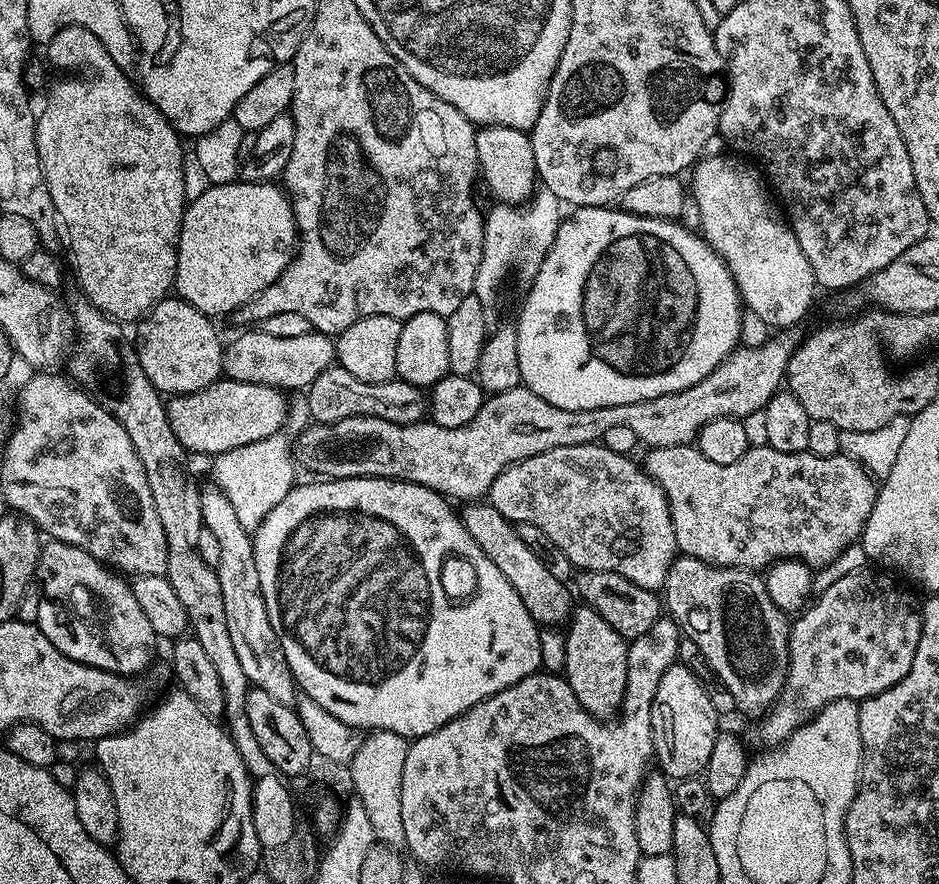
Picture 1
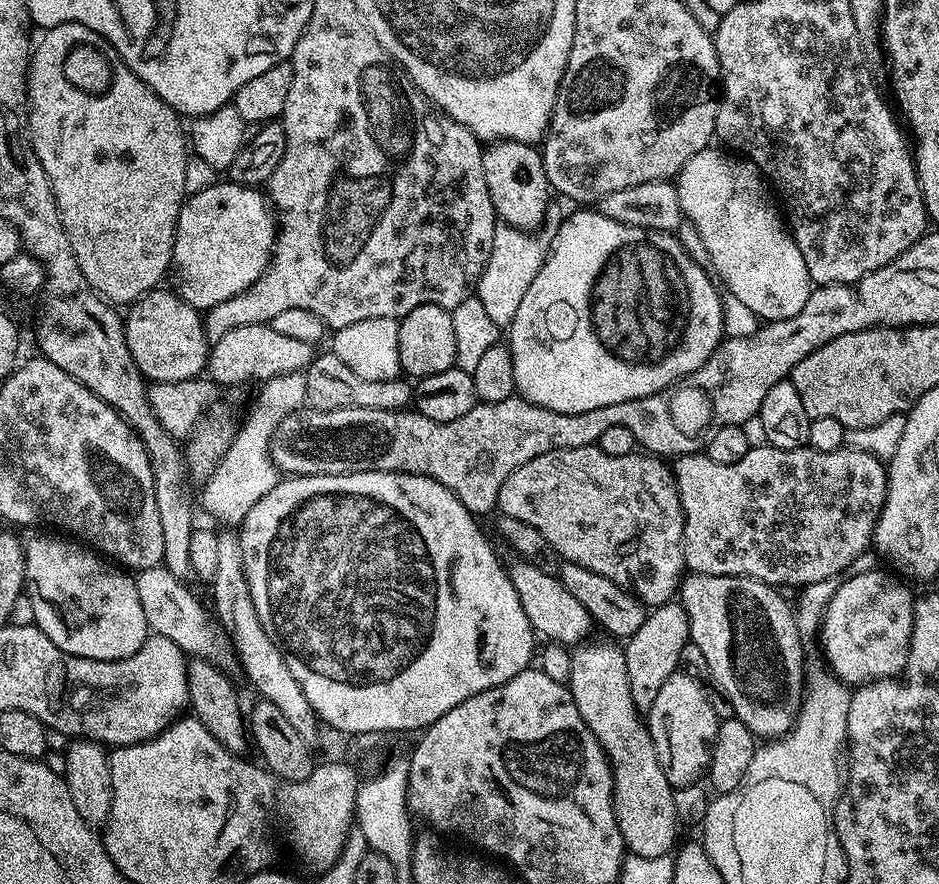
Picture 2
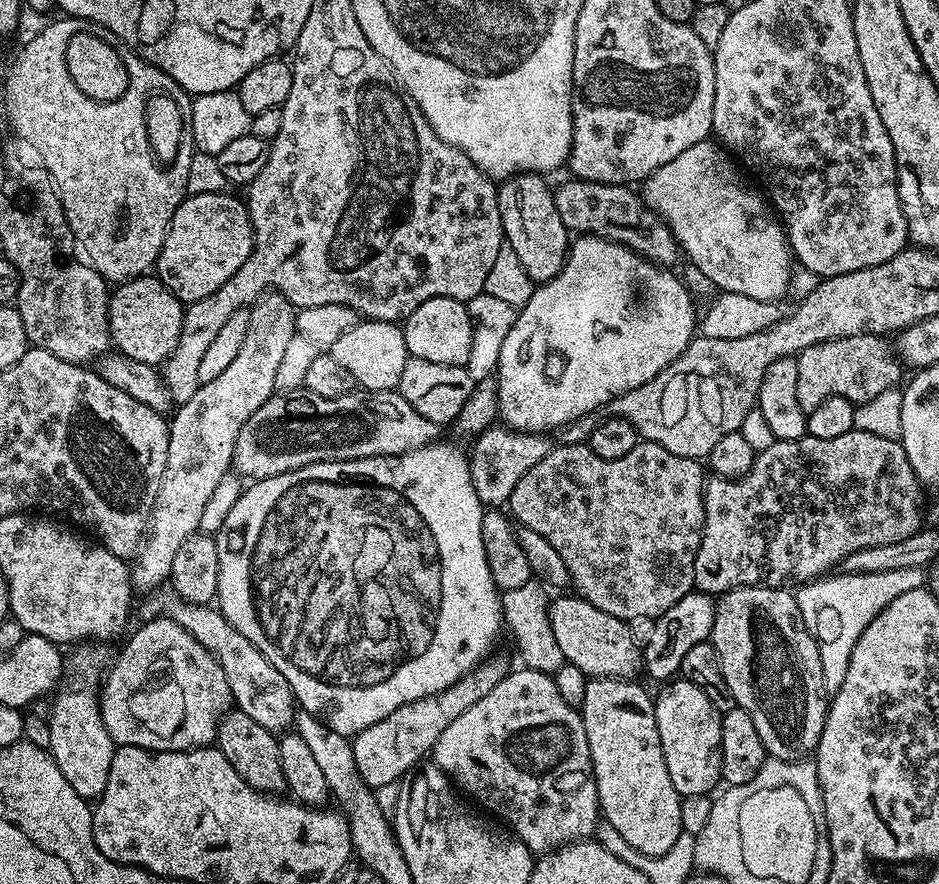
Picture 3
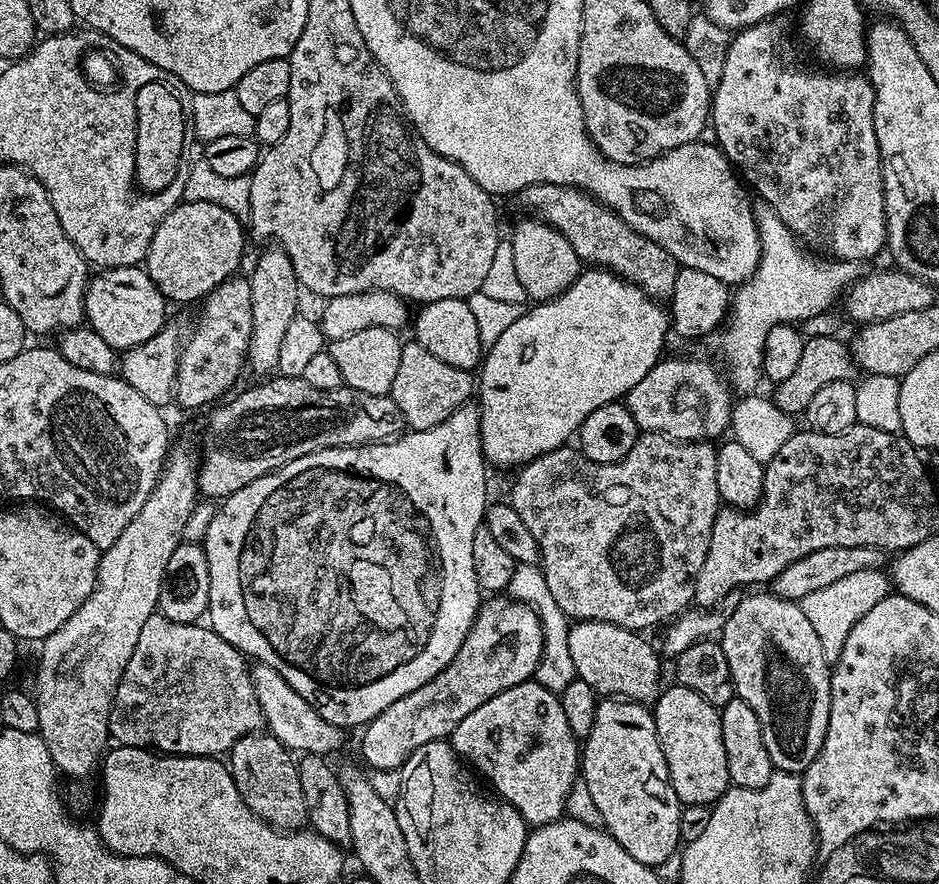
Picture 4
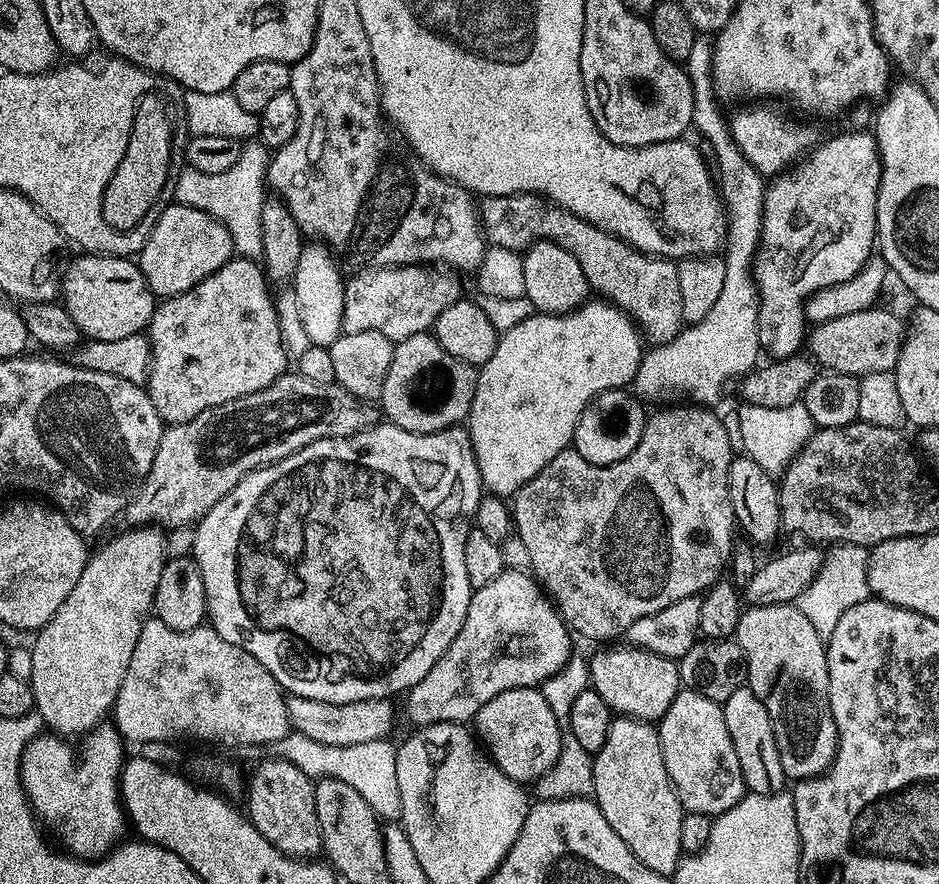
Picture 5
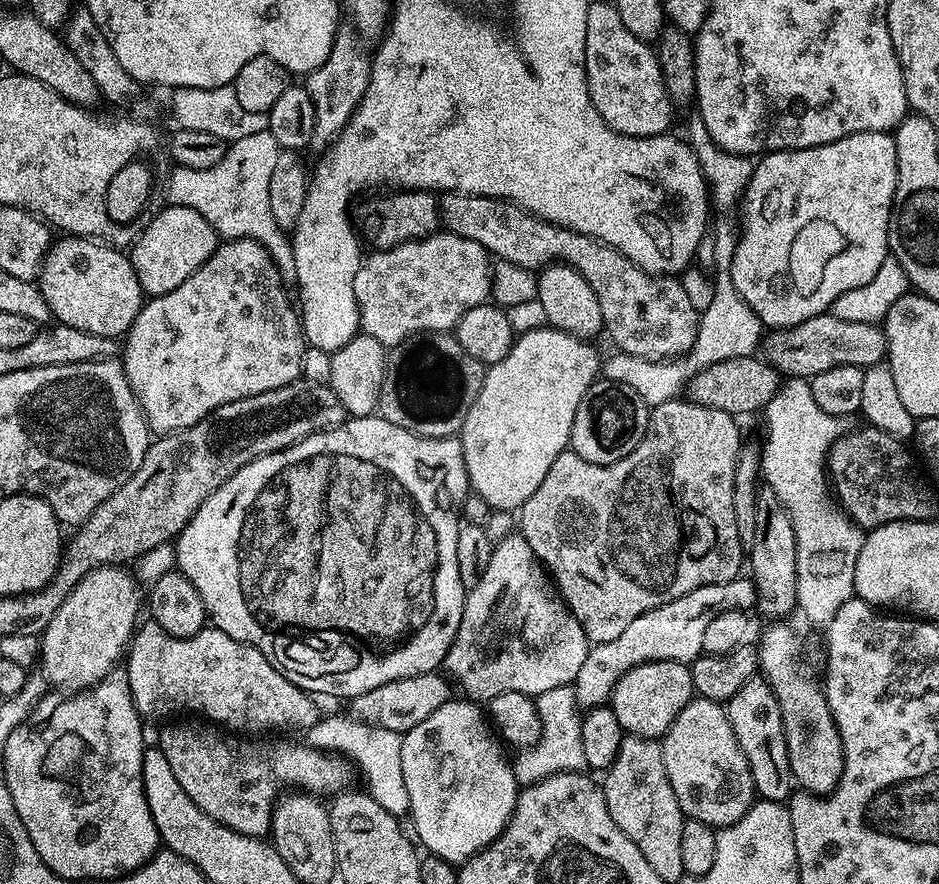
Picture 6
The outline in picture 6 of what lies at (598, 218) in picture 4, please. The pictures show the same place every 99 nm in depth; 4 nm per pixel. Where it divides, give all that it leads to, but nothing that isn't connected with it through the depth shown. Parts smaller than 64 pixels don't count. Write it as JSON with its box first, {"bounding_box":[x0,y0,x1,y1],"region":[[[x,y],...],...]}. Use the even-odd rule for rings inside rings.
{"bounding_box":[439,192,700,360],"region":[[[445,192],[439,197],[440,219],[447,231],[458,234],[462,238],[470,238],[474,242],[478,242],[485,250],[490,253],[496,260],[505,260],[506,262],[514,262],[514,266],[522,266],[533,270],[543,270],[550,264],[557,262],[562,264],[571,264],[574,270],[578,270],[578,274],[582,274],[582,278],[586,278],[586,282],[590,282],[590,290],[594,290],[594,295],[598,298],[598,307],[602,309],[602,322],[604,323],[604,332],[606,336],[616,343],[615,347],[619,351],[626,354],[634,354],[634,358],[646,358],[647,360],[675,360],[681,356],[685,356],[694,346],[694,342],[698,338],[698,326],[700,325],[700,312],[698,304],[692,301],[692,296],[679,284],[675,275],[656,276],[653,272],[642,270],[634,262],[630,262],[626,258],[626,254],[622,254],[618,250],[614,250],[609,244],[603,244],[601,240],[594,236],[586,234],[578,234],[569,228],[563,228],[557,224],[551,224],[550,221],[544,220],[540,216],[535,216],[532,212],[528,212],[522,206],[513,204],[510,200],[500,200],[496,196],[479,196],[478,194],[470,194],[469,192]]]}

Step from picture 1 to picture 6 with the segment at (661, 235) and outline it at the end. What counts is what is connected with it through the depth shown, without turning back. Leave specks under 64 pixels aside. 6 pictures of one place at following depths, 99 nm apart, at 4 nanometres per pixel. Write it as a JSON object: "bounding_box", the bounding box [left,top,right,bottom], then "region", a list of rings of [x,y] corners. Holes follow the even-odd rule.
{"bounding_box":[458,326,602,513],"region":[[[545,326],[519,333],[512,341],[510,354],[485,371],[482,390],[478,390],[478,398],[474,398],[470,414],[466,414],[466,422],[460,427],[458,439],[471,491],[486,498],[489,509],[511,513],[519,510],[526,498],[538,490],[554,458],[569,447],[578,402],[582,402],[586,390],[590,390],[602,372],[602,356],[596,353],[594,345],[568,332]]]}

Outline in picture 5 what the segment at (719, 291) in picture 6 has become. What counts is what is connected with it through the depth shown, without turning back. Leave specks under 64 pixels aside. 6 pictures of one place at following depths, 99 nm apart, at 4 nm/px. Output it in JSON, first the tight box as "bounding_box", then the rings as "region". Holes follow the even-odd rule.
{"bounding_box":[634,35,766,406],"region":[[[697,35],[694,47],[690,49],[690,58],[686,62],[686,71],[690,86],[694,90],[692,128],[700,131],[701,138],[712,147],[712,152],[716,155],[714,172],[718,177],[718,191],[728,217],[726,241],[722,246],[726,278],[723,279],[723,289],[714,306],[701,321],[689,323],[673,340],[649,347],[641,355],[634,392],[645,401],[660,400],[663,396],[674,395],[675,392],[685,392],[692,399],[689,401],[697,405],[716,406],[712,404],[719,402],[724,387],[731,380],[736,382],[747,376],[754,364],[752,359],[760,352],[760,302],[756,282],[752,279],[752,265],[756,250],[760,247],[766,180],[758,170],[754,170],[754,166],[750,166],[750,158],[746,158],[746,154],[738,150],[729,121],[720,113],[722,106],[716,98],[712,77],[713,43],[711,35]]]}

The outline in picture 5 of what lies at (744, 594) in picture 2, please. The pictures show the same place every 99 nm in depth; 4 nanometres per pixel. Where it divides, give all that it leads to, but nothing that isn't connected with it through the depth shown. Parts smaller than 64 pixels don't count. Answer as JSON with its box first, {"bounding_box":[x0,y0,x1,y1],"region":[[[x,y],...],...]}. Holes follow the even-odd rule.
{"bounding_box":[734,603,837,782],"region":[[[795,603],[779,604],[778,606],[748,606],[741,611],[740,621],[736,627],[736,635],[734,637],[736,644],[742,646],[742,654],[746,662],[746,687],[757,696],[758,699],[764,701],[766,706],[766,714],[770,714],[770,722],[774,730],[774,742],[778,746],[778,754],[780,755],[780,765],[784,771],[785,777],[789,781],[797,782],[799,780],[813,779],[816,776],[824,774],[832,767],[832,761],[836,757],[837,735],[835,720],[831,714],[830,698],[828,697],[828,687],[830,686],[830,678],[827,677],[827,647],[825,637],[818,634],[818,630],[814,630],[814,626],[810,626],[810,618],[806,618],[806,614],[802,614],[802,610]]]}

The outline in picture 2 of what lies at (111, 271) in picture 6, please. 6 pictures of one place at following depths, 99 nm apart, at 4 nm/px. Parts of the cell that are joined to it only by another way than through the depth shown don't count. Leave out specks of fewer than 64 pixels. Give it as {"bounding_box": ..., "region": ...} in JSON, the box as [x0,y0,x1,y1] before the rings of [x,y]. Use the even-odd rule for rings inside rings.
{"bounding_box":[123,286,210,382],"region":[[[157,286],[146,295],[132,301],[127,312],[123,317],[126,346],[145,381],[182,382],[197,379],[205,371],[210,345],[204,337],[204,322],[201,313],[190,307],[181,296],[176,295],[175,291],[168,289],[167,292],[164,286]]]}

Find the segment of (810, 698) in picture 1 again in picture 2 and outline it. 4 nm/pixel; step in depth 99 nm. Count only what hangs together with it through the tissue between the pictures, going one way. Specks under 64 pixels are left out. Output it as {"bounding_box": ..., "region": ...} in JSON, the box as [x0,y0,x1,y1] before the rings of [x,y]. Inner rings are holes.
{"bounding_box":[822,570,915,682],"region":[[[883,570],[851,575],[850,580],[837,585],[836,594],[822,621],[822,640],[828,650],[829,660],[837,666],[839,677],[845,682],[866,682],[871,678],[890,678],[905,667],[908,647],[912,641],[912,623],[915,620],[914,595],[903,584],[899,575],[891,576]]]}

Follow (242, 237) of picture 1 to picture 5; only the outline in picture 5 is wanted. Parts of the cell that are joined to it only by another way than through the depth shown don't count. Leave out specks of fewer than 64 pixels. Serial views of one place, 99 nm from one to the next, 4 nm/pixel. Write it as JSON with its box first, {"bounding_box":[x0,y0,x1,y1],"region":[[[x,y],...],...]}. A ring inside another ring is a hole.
{"bounding_box":[138,202,233,298],"region":[[[175,202],[167,205],[156,218],[156,225],[144,249],[138,253],[138,263],[153,296],[167,298],[177,296],[202,282],[214,270],[233,259],[232,236],[227,224],[218,222],[210,214],[197,208]]]}

